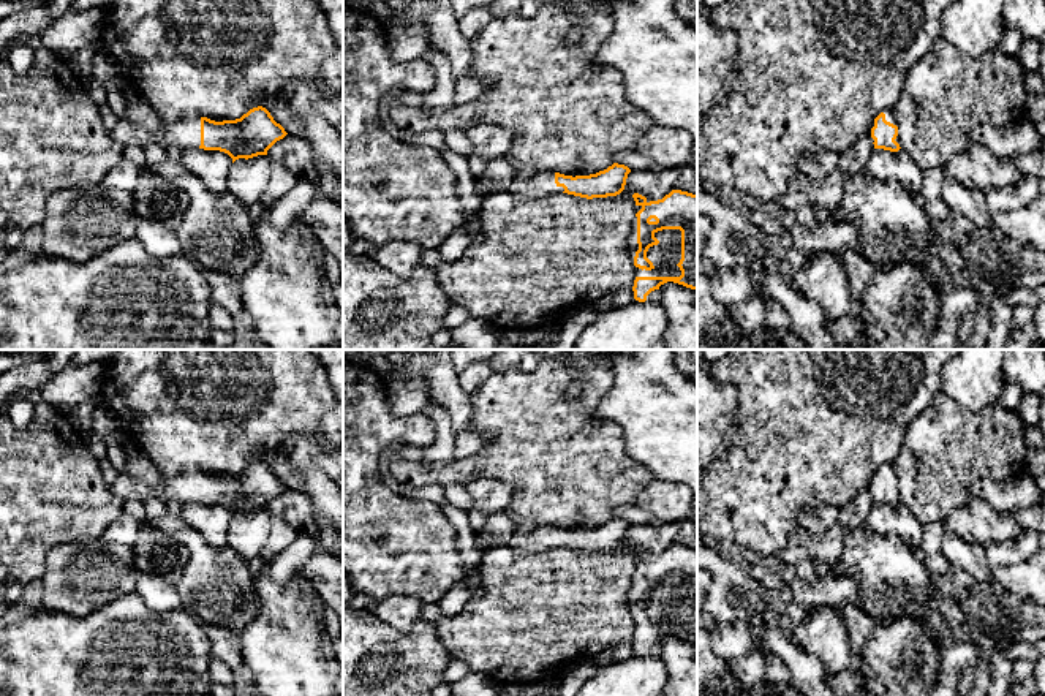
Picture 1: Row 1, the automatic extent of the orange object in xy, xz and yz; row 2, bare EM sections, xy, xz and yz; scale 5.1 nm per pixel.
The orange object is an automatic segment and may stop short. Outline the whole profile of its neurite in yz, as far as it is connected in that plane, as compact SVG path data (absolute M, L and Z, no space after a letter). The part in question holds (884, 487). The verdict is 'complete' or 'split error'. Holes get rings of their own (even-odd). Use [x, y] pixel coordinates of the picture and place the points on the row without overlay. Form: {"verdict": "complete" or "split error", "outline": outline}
{"verdict": "split error", "outline": "M884 463L876 470L868 490L871 492L874 503L884 503L890 506L898 506L901 503L896 473L892 463Z"}

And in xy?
{"verdict": "split error", "outline": "M258 460L240 473L223 476L190 465L172 478L163 476L158 487L120 475L109 489L120 500L157 497L164 503L177 500L182 503L220 505L228 508L234 517L239 513L248 514L267 509L267 505L288 487L266 462Z"}

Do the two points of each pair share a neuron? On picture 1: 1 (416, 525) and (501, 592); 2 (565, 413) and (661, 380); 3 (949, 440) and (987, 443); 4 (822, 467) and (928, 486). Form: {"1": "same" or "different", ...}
{"1": "different", "2": "different", "3": "same", "4": "different"}

